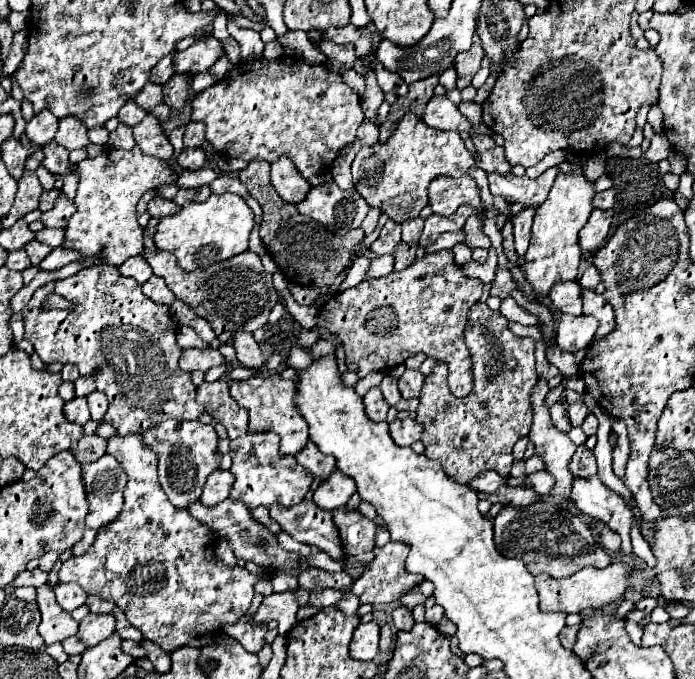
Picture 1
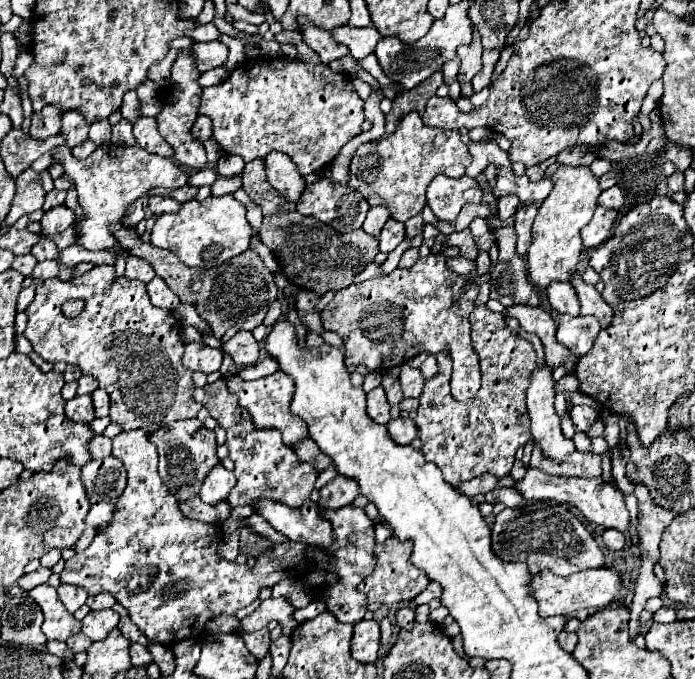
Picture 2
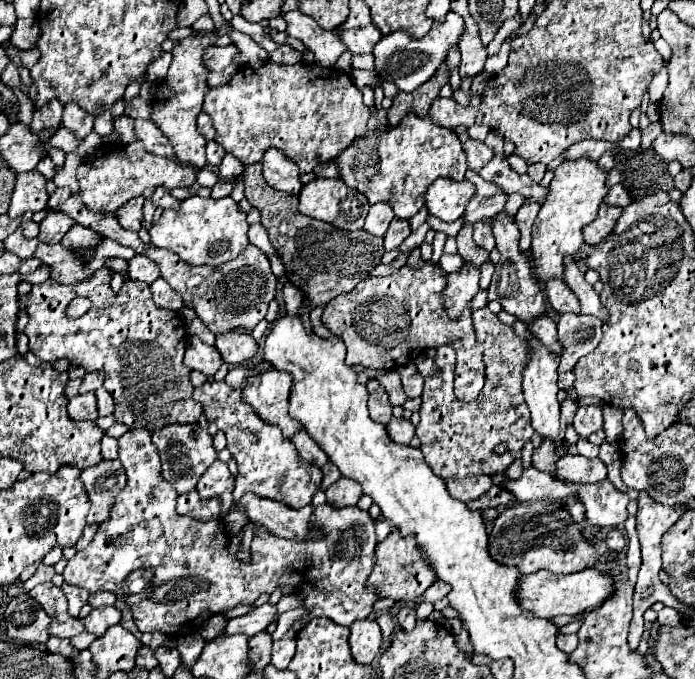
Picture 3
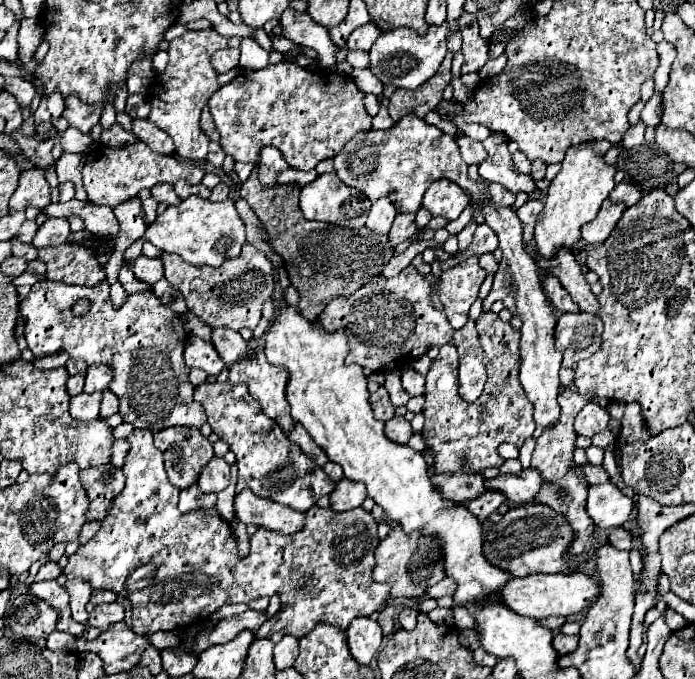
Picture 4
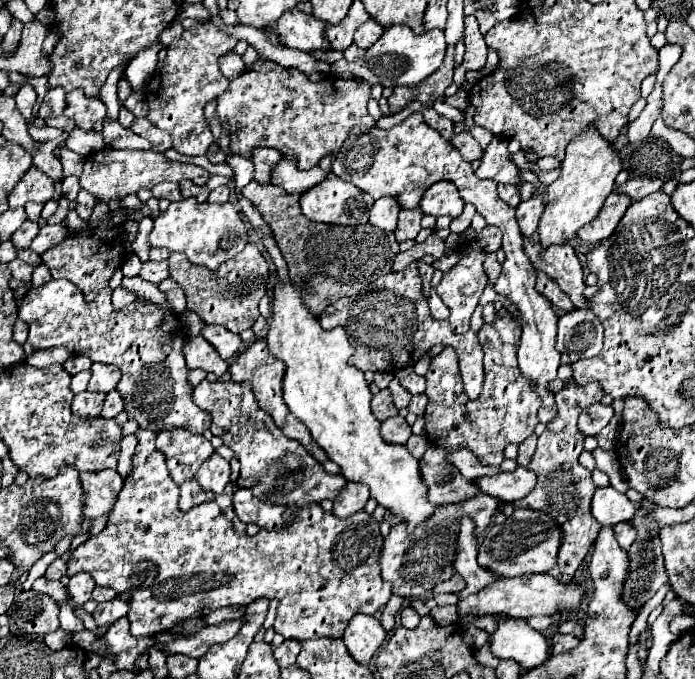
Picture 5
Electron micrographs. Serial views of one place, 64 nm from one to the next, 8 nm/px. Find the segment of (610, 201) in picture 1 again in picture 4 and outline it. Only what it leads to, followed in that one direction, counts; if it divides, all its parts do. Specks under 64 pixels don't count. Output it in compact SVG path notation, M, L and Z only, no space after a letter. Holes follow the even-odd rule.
M620 182L620 184L616 184L616 188L612 190L610 200L620 198L620 200L624 200L626 206L632 206L632 204L636 204L642 196L644 196L644 190L642 190L642 188L634 186L634 184L630 184L630 182Z

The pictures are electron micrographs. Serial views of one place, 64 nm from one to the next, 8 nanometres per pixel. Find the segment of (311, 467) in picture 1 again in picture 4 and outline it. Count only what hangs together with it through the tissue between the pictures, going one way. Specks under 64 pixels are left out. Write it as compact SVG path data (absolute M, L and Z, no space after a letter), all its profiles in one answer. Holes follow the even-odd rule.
M294 422L294 428L288 432L288 438L294 440L294 442L302 448L304 454L308 454L312 460L316 460L318 466L324 466L324 464L328 462L328 456L322 452L322 448L318 448L318 446L314 444L314 440L312 440L310 434L306 432L306 428L302 428L302 424Z

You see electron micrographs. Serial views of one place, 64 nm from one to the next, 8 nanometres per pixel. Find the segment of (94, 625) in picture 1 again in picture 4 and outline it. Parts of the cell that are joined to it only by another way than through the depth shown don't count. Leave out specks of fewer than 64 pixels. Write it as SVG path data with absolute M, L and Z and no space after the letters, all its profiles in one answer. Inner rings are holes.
M118 602L112 604L98 604L94 608L94 612L90 614L90 624L88 626L96 626L100 630L106 630L110 624L124 620L124 606Z

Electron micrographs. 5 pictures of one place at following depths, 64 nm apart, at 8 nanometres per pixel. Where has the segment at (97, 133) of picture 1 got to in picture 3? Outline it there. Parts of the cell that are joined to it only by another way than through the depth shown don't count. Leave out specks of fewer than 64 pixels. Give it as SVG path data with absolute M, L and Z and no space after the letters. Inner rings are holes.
M108 110L108 112L104 112L104 114L100 114L100 116L96 118L94 132L98 132L98 134L104 138L104 136L108 136L112 130L114 130L114 118L112 118L112 114L110 114L110 110Z

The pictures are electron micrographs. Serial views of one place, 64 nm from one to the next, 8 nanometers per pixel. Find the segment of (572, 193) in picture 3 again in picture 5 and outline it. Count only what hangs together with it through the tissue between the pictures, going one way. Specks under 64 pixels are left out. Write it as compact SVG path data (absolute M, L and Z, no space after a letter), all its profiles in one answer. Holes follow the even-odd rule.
M596 126L584 128L582 134L574 136L566 148L566 158L562 162L562 170L558 180L554 180L546 190L546 210L538 224L538 238L548 248L550 244L566 244L566 240L574 238L576 232L592 222L606 196L614 190L614 180L622 170L620 152L614 150L612 142L600 136Z

